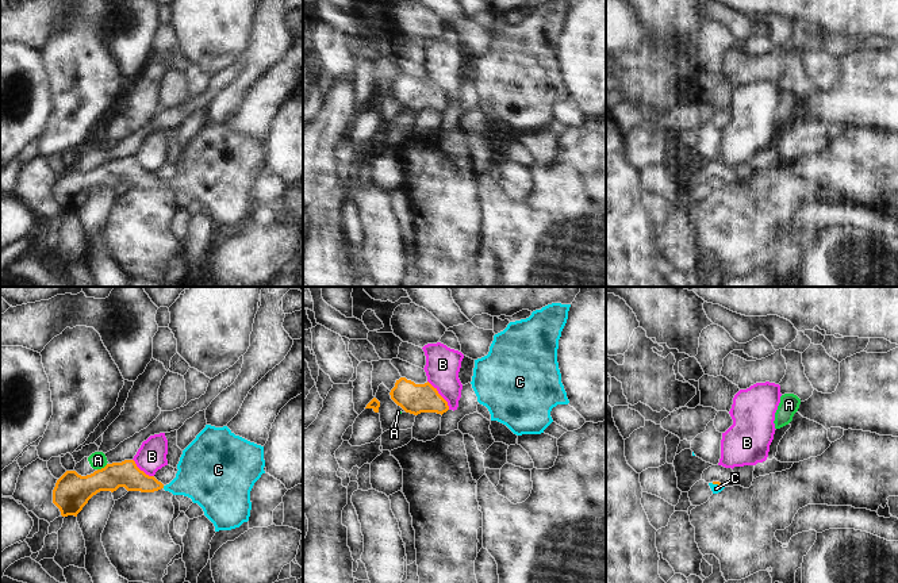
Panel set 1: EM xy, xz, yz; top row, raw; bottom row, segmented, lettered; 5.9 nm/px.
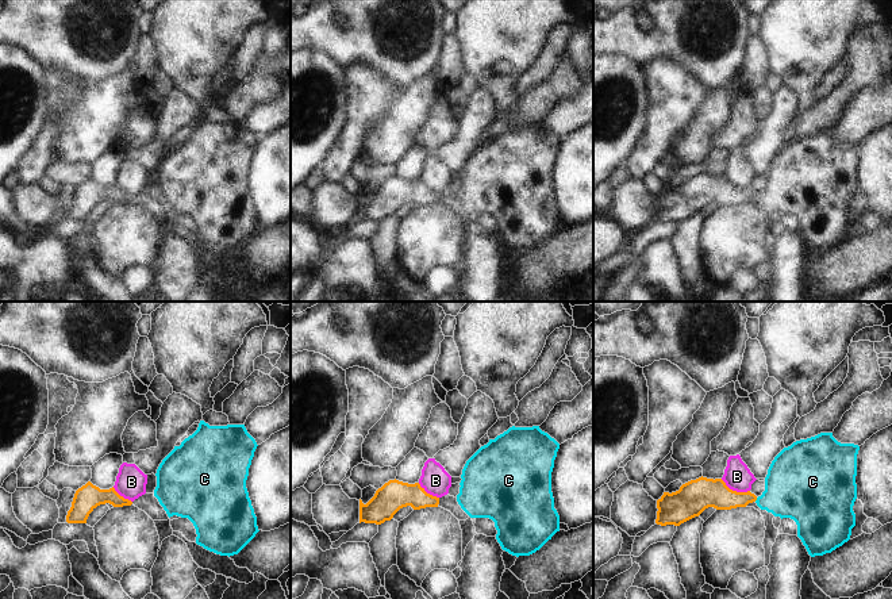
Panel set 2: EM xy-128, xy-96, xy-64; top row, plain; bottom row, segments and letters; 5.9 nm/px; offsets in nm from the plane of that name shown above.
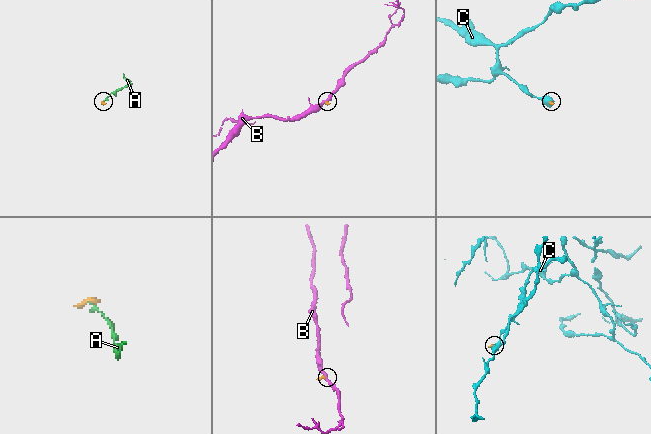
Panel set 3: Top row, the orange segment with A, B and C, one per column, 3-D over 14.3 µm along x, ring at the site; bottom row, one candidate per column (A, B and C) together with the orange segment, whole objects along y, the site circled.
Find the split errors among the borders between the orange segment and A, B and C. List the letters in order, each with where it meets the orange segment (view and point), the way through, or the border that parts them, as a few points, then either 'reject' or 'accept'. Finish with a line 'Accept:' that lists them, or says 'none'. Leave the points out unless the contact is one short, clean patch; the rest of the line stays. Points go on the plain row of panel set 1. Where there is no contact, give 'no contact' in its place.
A: meets orange in xy at (102, 165); border along xy (107, 161), (98, 167); reject
B: meets orange in xz at (440, 92); border along xz (428, 77), (449, 106); reject
C: meets orange in yz at (717, 180); runs through yz (718, 180), (717, 180), (716, 185); accept
Accept: C

